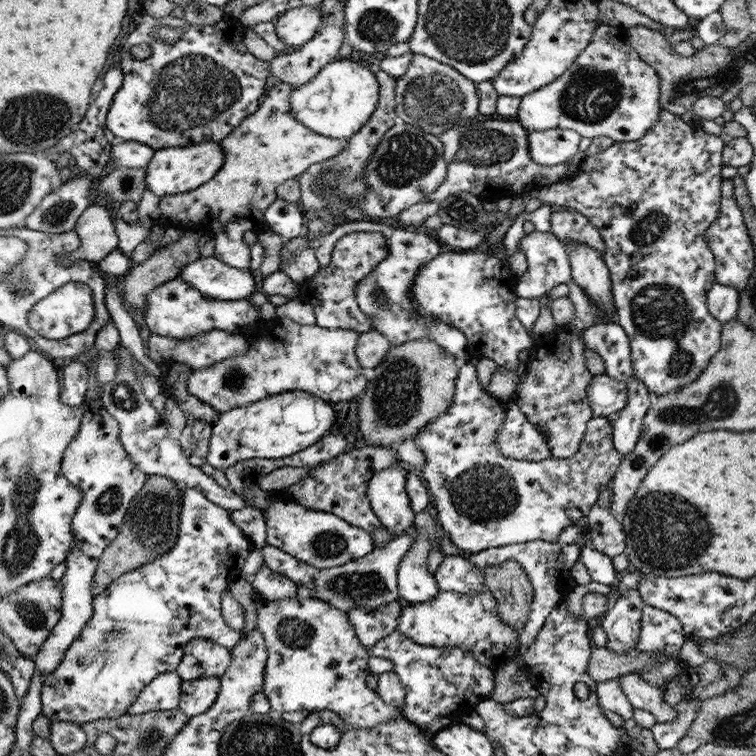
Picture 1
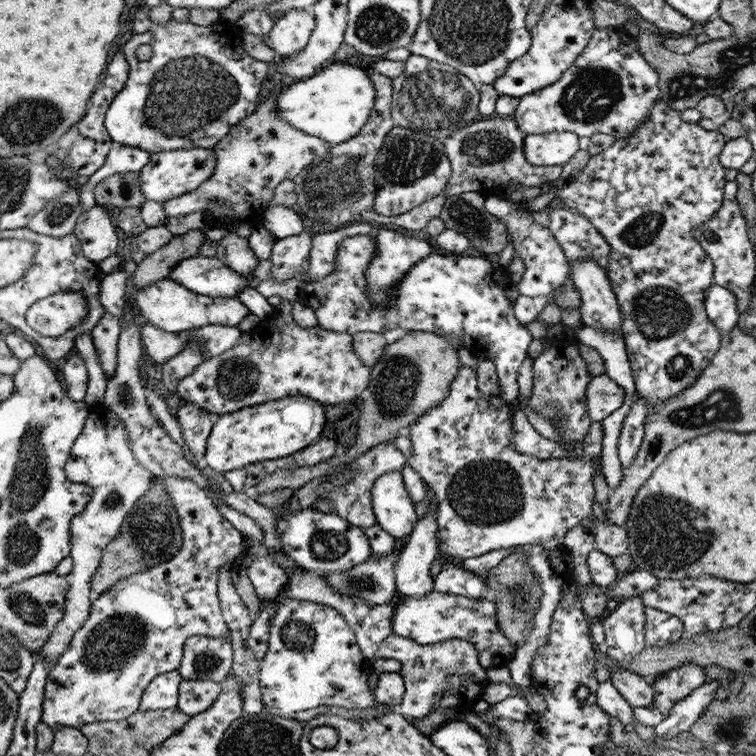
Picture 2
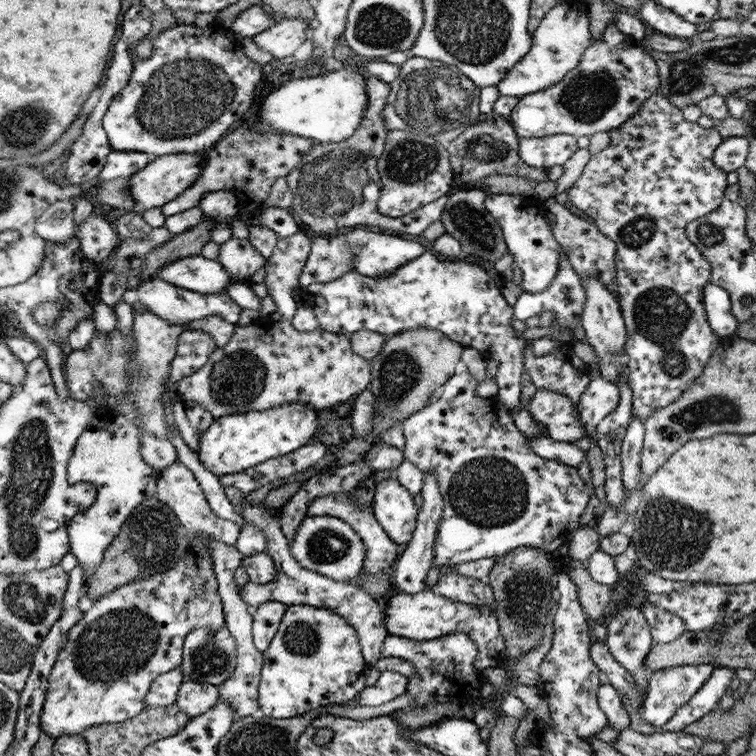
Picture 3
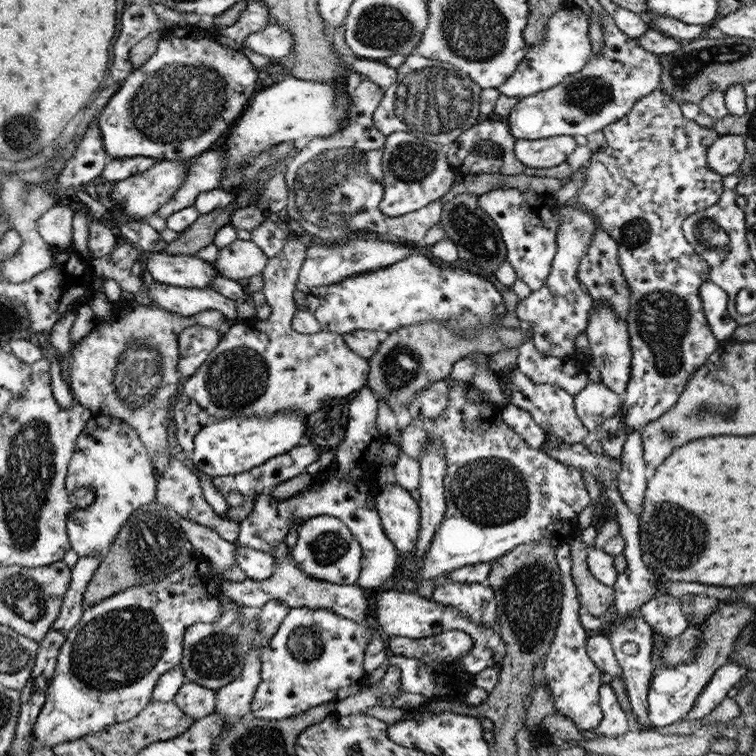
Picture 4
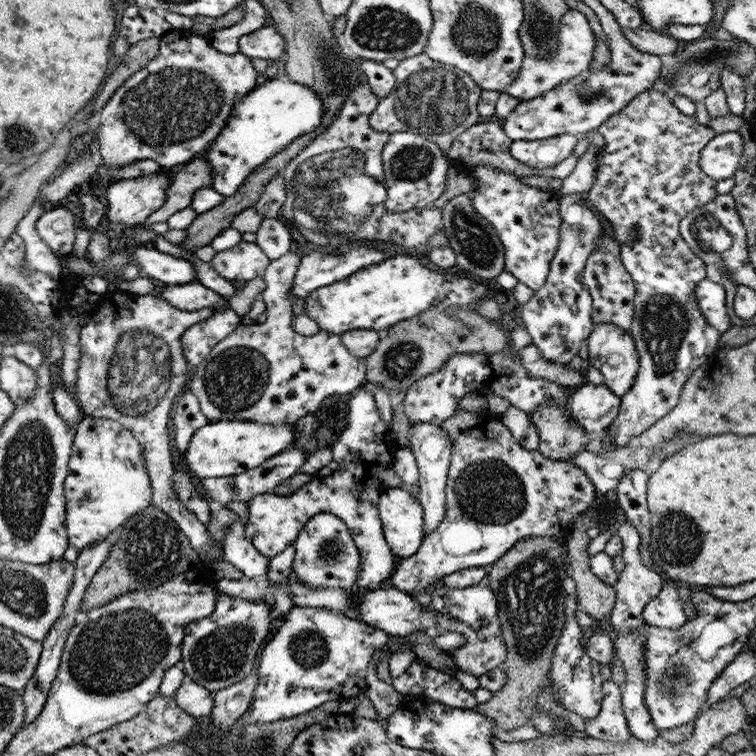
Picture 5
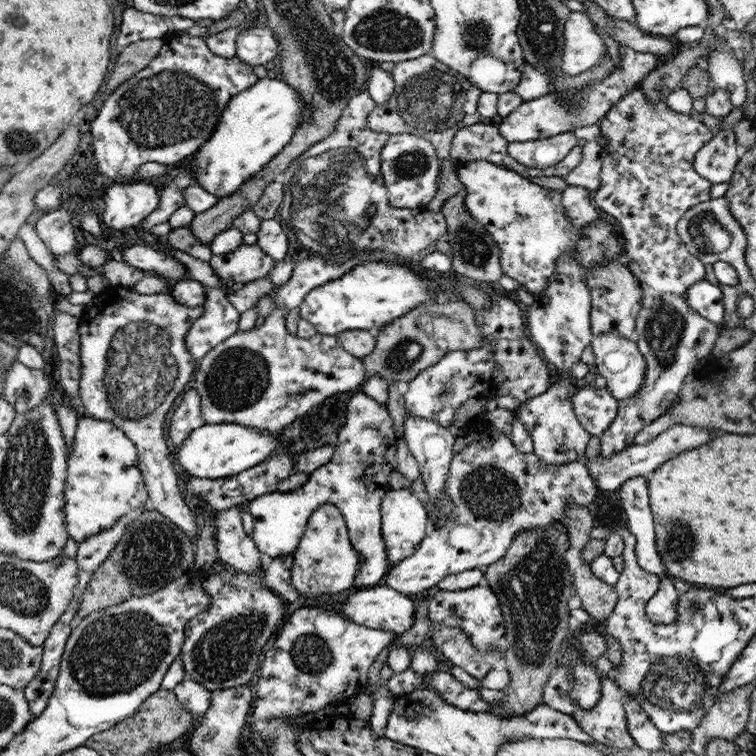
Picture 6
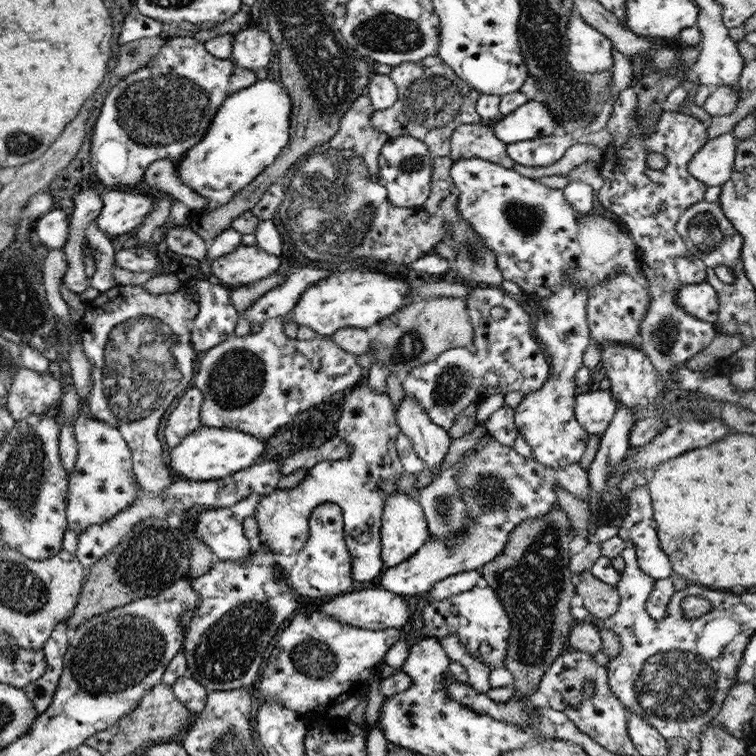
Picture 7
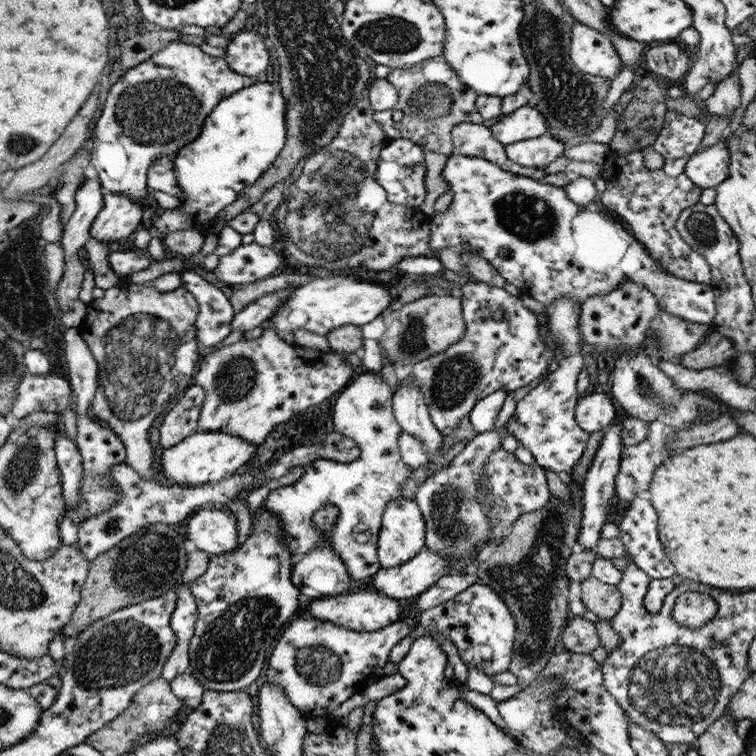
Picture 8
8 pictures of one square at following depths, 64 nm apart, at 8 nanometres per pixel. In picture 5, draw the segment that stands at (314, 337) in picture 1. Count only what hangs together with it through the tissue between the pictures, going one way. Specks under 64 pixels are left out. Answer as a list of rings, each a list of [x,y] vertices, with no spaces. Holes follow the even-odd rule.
[[[288,251],[278,260],[273,260],[266,267],[265,289],[260,297],[266,304],[266,322],[236,327],[224,340],[218,342],[208,353],[207,358],[194,369],[194,377],[190,380],[188,391],[198,398],[201,411],[210,422],[219,420],[250,420],[258,424],[285,424],[296,422],[302,416],[316,411],[318,404],[334,394],[348,394],[359,390],[366,384],[366,360],[354,356],[348,351],[340,336],[328,332],[318,332],[314,336],[301,336],[292,327],[292,300],[289,292],[293,287],[294,277],[298,270],[302,253]]]

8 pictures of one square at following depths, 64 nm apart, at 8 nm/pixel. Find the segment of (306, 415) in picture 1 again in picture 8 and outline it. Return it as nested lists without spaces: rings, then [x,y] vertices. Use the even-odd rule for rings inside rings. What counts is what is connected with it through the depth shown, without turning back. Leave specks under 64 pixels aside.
[[[198,430],[194,435],[162,452],[161,472],[165,482],[169,484],[216,483],[231,477],[235,470],[242,468],[254,456],[257,449],[258,445],[242,441],[242,438],[234,437],[234,434]]]

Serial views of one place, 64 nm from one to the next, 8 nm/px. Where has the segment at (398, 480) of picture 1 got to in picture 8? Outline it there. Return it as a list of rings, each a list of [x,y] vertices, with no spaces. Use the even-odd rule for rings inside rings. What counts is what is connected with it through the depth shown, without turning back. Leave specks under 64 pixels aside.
[[[400,497],[391,500],[383,512],[381,529],[379,530],[377,553],[383,568],[397,567],[414,558],[425,546],[425,520],[415,500]]]

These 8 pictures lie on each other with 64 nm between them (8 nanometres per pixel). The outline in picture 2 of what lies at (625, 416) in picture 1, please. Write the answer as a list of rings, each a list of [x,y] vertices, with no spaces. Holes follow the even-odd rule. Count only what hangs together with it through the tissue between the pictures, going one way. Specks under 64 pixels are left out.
[[[636,392],[629,415],[624,419],[620,439],[618,439],[618,454],[622,466],[630,466],[638,449],[641,448],[645,416],[649,414],[649,411],[648,404]]]

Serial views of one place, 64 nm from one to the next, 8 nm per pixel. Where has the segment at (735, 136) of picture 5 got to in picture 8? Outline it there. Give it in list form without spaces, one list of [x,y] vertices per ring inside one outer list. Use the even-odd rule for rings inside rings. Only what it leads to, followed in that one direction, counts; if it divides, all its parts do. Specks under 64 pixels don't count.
[[[726,133],[716,144],[692,155],[685,164],[686,176],[702,190],[717,187],[729,175],[728,137]]]

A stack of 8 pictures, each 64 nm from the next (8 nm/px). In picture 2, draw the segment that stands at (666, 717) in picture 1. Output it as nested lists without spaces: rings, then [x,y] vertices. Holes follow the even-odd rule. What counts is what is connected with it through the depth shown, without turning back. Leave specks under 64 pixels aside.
[[[614,667],[611,670],[610,681],[630,706],[654,706],[655,690],[649,678],[641,677],[622,667]]]

